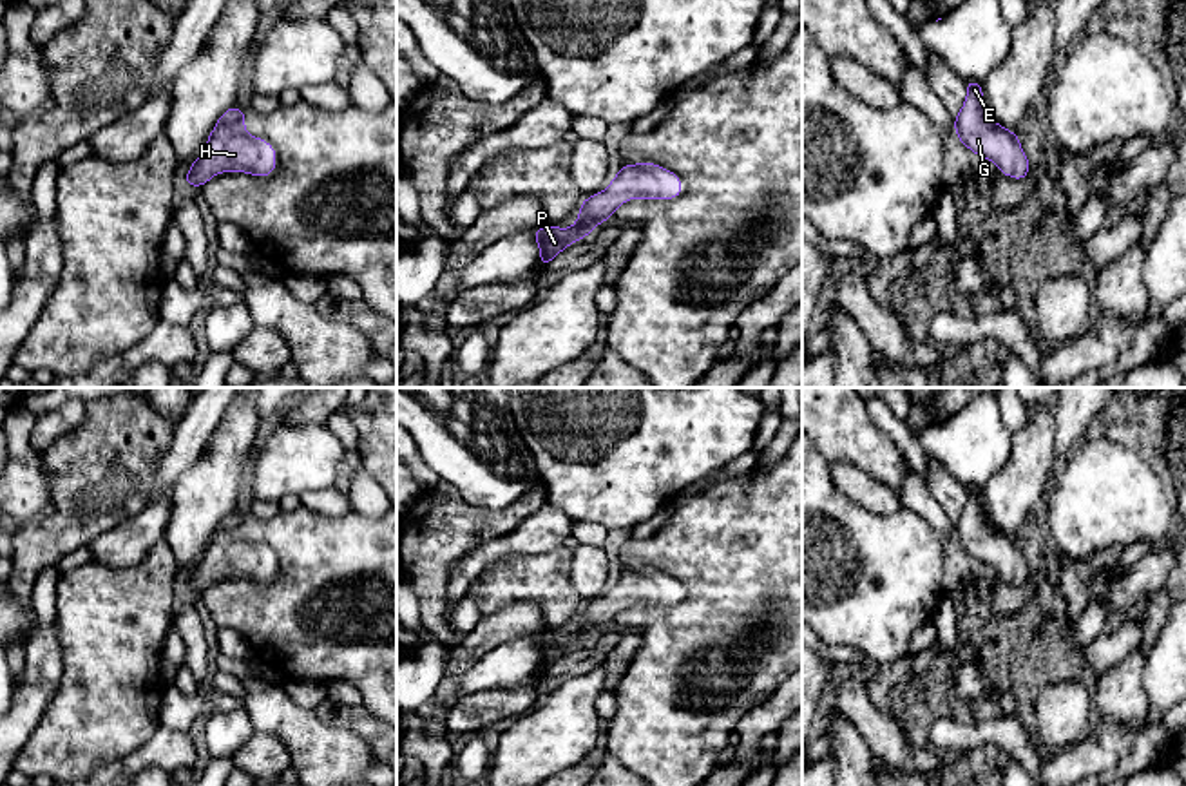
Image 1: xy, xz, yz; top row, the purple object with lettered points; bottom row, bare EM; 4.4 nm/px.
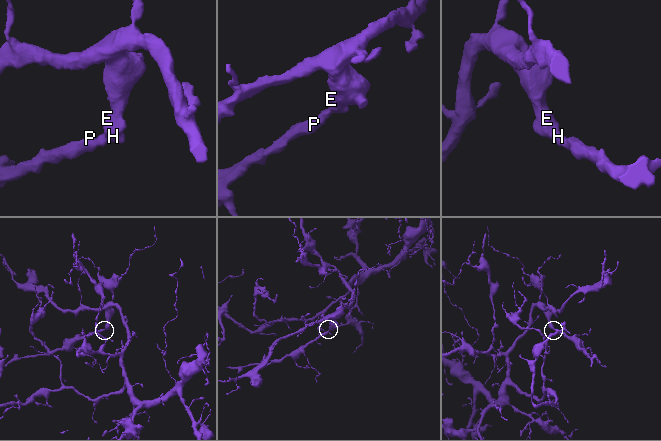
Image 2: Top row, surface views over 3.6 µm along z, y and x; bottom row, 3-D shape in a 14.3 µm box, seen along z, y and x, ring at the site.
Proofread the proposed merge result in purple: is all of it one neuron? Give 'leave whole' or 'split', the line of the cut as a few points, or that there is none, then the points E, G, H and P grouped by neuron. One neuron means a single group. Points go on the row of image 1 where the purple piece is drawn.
leave whole; cut none; groups E G H P

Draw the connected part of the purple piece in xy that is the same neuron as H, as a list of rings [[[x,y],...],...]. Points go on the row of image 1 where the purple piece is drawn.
[[[226,109],[212,129],[203,154],[194,159],[183,176],[185,183],[201,188],[215,174],[244,172],[268,177],[277,165],[275,149],[263,138],[253,138],[244,129],[246,110]]]

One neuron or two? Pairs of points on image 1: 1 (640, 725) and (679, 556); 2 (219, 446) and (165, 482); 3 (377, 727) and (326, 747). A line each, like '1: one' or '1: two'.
1: one
2: two
3: two

